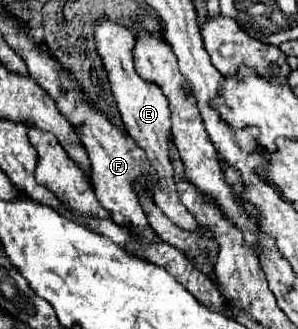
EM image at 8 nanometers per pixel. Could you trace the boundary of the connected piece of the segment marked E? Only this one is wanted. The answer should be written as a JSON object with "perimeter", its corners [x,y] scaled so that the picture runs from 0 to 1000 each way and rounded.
{"perimeter":[[[339,58],[319,82],[319,125],[326,125],[326,155],[346,173],[346,191],[352,191],[366,246],[372,246],[372,277],[379,277],[393,331],[406,343],[406,362],[419,374],[419,392],[460,429],[460,441],[487,459],[507,508],[527,520],[527,562],[507,568],[513,611],[594,690],[621,702],[668,696],[668,678],[654,672],[654,660],[621,635],[621,623],[607,623],[594,562],[587,562],[587,526],[581,526],[581,495],[574,495],[581,416],[574,416],[567,307],[520,252],[480,246],[460,228],[453,185],[446,185],[453,112],[413,76]]]}

